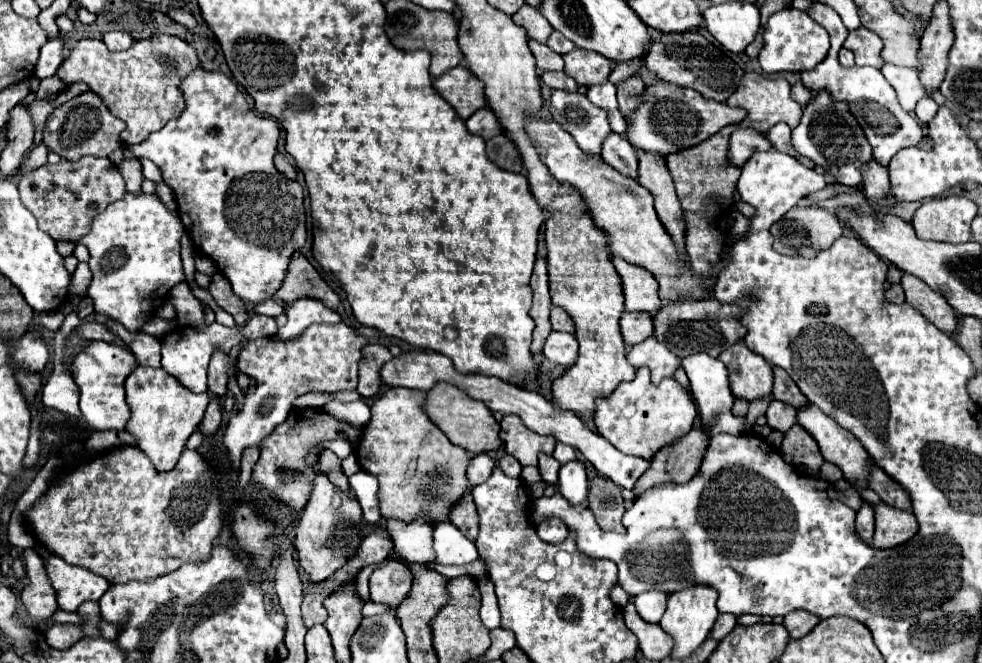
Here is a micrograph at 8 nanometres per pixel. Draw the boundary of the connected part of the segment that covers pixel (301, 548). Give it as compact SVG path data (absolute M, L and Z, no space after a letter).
M317 474L311 500L305 506L299 526L295 528L295 548L299 554L299 566L309 574L311 582L321 582L331 578L339 568L347 564L355 548L363 540L363 514L355 496L349 496L335 488L325 474Z

